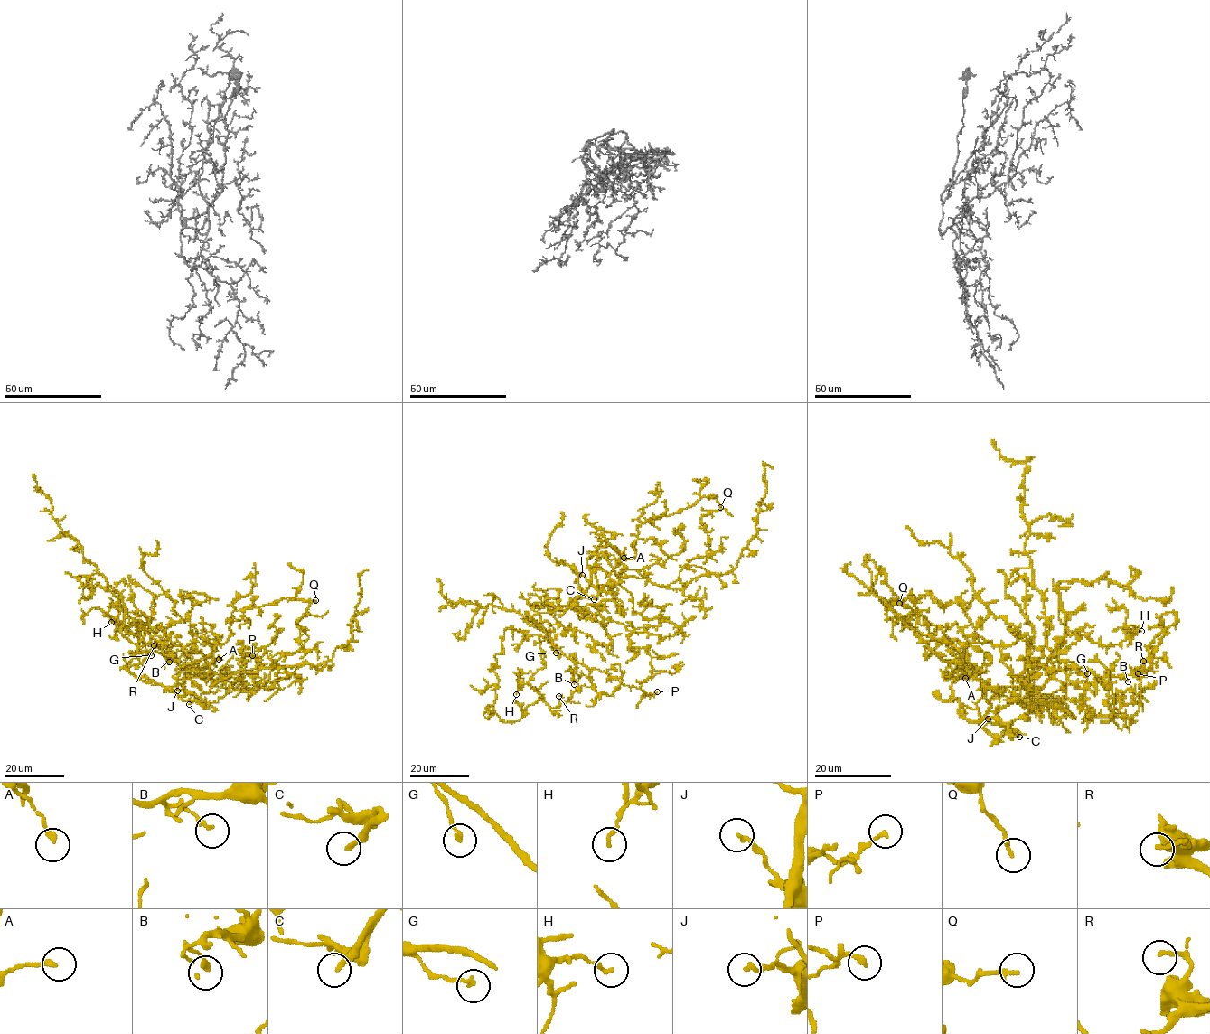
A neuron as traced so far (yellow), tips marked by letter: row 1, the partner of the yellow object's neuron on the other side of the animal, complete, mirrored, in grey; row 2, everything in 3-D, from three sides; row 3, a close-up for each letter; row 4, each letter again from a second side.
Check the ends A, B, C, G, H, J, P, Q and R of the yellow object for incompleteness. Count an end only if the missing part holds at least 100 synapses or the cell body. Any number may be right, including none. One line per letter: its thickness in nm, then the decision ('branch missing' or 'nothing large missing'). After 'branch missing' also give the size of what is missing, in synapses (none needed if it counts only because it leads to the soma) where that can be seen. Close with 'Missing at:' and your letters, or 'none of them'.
A: calibre 180 nm; nothing large missing
B: calibre 190 nm; nothing large missing
C: calibre 220 nm; branch missing
G: calibre 170 nm; nothing large missing
H: calibre 170 nm; nothing large missing
J: calibre 180 nm; nothing large missing
P: calibre 180 nm; nothing large missing
Q: calibre 190 nm; nothing large missing
R: calibre 180 nm; nothing large missing
Missing at: C

